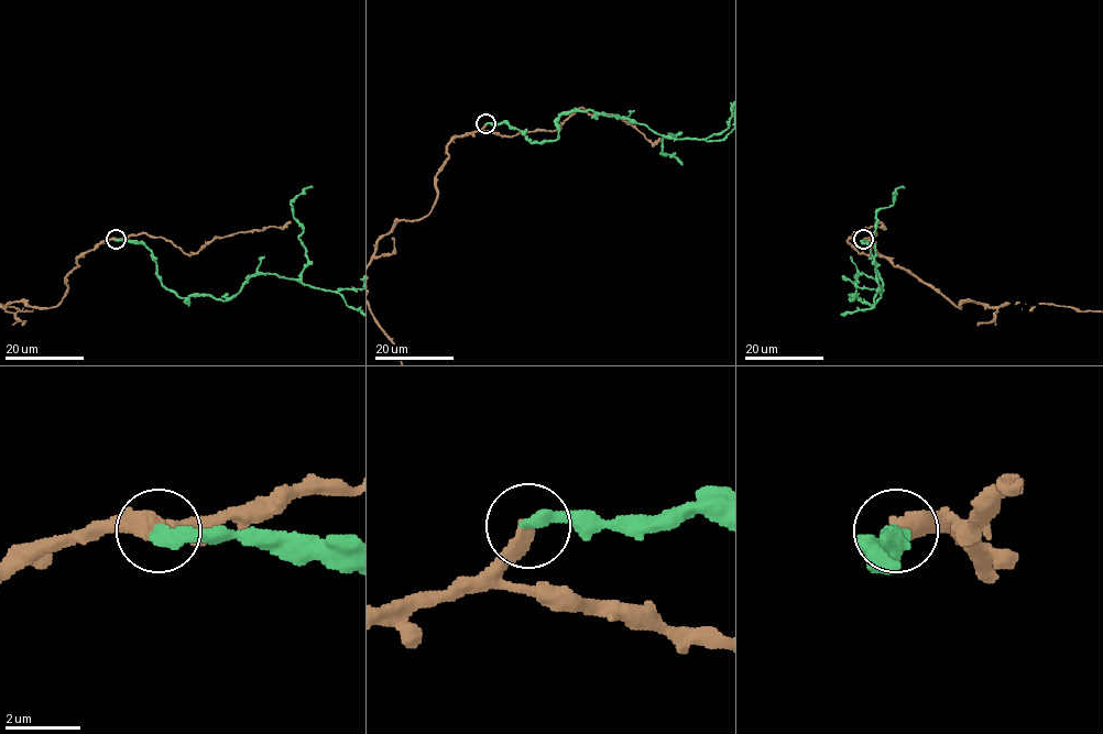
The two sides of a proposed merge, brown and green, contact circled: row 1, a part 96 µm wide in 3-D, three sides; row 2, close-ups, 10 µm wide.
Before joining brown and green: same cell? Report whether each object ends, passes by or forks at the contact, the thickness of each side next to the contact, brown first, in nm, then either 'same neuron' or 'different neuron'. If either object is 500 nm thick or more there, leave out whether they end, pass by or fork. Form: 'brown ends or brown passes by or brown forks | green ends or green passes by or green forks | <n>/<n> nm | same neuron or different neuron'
brown ends | green ends | 480/400 nm | same neuron

